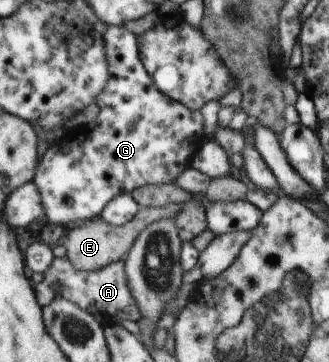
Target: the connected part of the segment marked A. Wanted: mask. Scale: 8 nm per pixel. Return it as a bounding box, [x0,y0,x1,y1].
[36,256,144,327]

